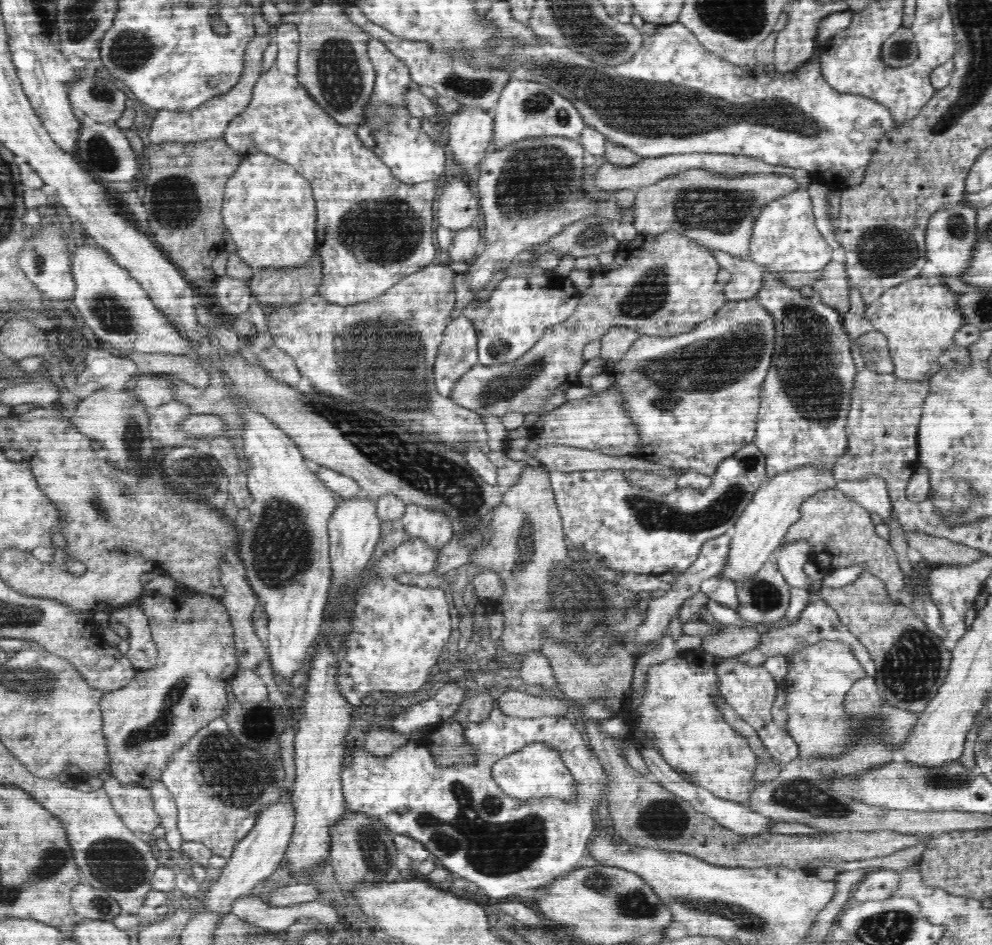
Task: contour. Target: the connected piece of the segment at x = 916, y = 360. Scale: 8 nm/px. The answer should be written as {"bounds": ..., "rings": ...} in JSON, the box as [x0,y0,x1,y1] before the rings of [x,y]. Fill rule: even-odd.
{"bounds":[866,276,965,381],"rings":[[[918,276],[885,290],[881,298],[866,310],[874,331],[887,337],[894,372],[899,379],[908,381],[926,381],[933,374],[937,356],[954,346],[954,334],[965,323],[958,306],[959,295],[950,289],[938,277]]]}

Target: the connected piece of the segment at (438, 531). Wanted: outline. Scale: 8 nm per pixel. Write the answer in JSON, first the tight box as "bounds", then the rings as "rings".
{"bounds":[402,503,452,552],"rings":[[[410,503],[403,514],[402,524],[409,538],[420,537],[439,552],[452,538],[450,519],[444,511],[430,509],[428,506]]]}

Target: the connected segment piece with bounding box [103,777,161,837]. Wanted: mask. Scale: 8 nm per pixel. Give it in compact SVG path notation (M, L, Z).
M112 777L104 781L103 788L128 829L143 837L148 837L154 828L161 825L161 819L156 813L148 788L123 786Z

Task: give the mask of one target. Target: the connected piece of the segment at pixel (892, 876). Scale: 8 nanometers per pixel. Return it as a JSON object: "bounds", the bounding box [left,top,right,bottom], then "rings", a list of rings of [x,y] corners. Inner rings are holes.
{"bounds":[854,869,900,901],"rings":[[[878,869],[878,874],[874,874],[874,878],[870,878],[870,874],[867,873],[858,883],[859,889],[854,894],[854,901],[886,900],[895,896],[900,884],[900,873],[896,871]]]}

